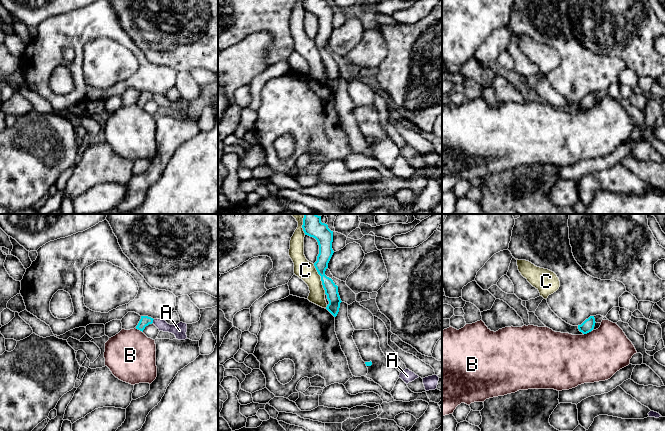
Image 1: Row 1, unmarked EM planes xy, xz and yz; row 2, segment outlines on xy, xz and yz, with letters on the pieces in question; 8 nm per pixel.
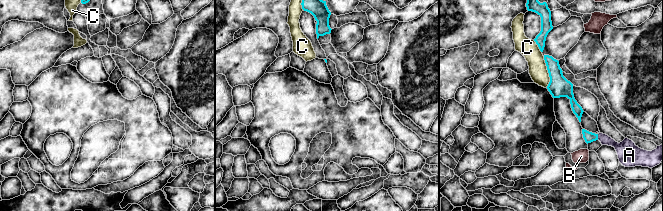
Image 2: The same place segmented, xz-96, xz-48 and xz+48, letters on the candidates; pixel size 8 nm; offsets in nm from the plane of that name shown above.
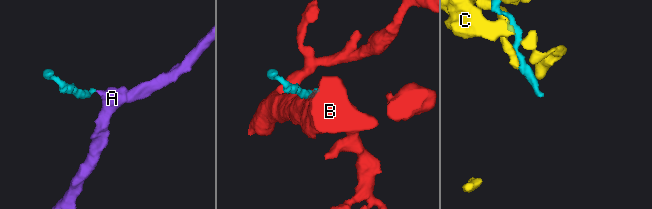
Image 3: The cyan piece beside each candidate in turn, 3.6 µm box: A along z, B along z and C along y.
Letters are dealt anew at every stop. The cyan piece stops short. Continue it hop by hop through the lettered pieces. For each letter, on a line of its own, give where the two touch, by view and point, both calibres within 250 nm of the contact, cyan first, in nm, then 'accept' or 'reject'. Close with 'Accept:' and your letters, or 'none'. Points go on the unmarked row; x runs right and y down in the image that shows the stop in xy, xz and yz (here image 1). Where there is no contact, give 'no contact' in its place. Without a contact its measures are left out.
A: meets cyan in xy at (152, 97); 80 nm thick on the cyan side, 110 nm on the other; accept
B: meets cyan in yz at (587, 108); 100 nm thick on the cyan side, 400 nm on the other; reject
C: meets cyan in xz at (321, 55); 110 nm thick on the cyan side, 160 nm on the other; reject
Accept: A

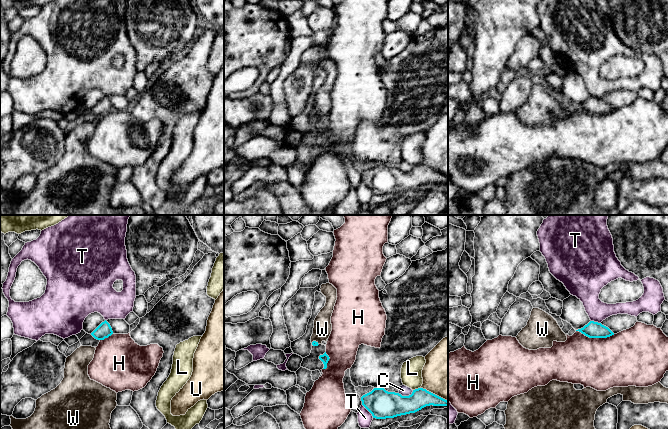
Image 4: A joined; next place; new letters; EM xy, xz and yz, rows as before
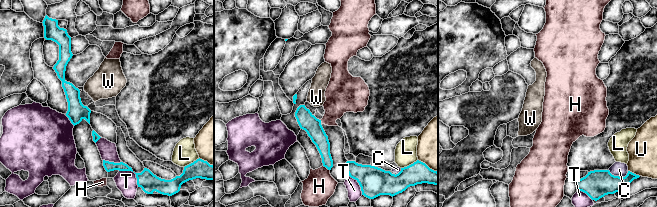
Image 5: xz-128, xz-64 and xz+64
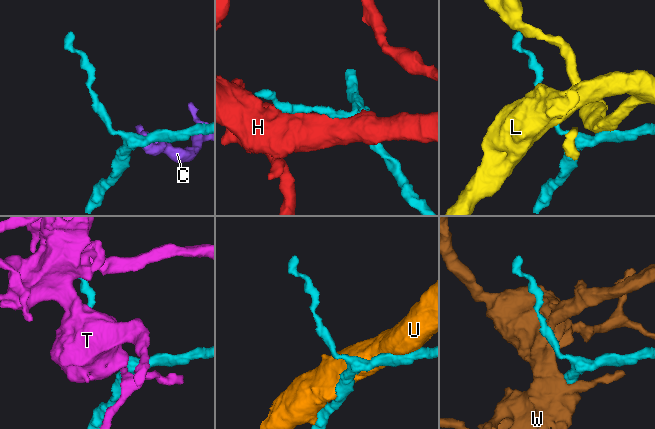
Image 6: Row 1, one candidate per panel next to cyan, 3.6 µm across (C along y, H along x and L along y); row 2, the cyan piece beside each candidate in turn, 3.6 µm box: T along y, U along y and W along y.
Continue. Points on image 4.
C: meets cyan in xz at (406, 172); 220 nm thick on the cyan side, 80 nm on the other; reject
H: meets cyan in yz at (595, 113); 130 nm thick on the cyan side, 420 nm on the other; reject
L: meets cyan in xz at (416, 165); 200 nm thick on the cyan side, 180 nm on the other; reject
T: meets cyan in xz at (368, 186); 220 nm thick on the cyan side, 120 nm on the other; reject
U: meets cyan in xz at (434, 170); 160 nm thick on the cyan side, 400 nm on the other; reject
W: meets cyan in xz at (315, 117); 50 nm thick on the cyan side, 150 nm on the other; reject
Accept: none

